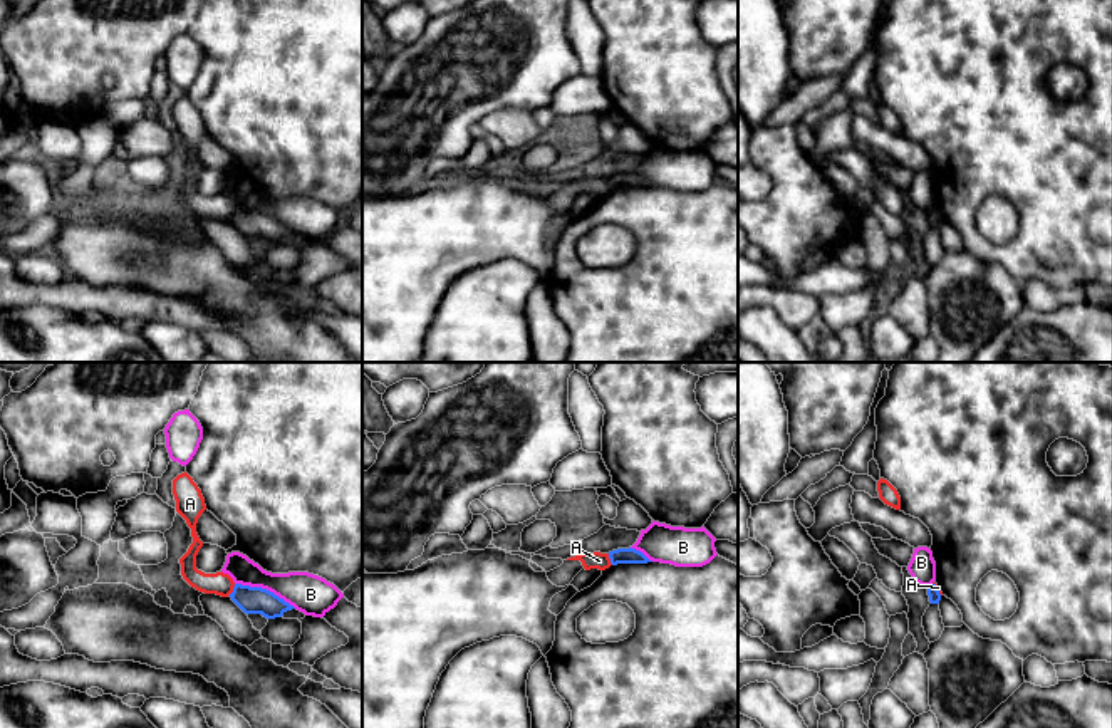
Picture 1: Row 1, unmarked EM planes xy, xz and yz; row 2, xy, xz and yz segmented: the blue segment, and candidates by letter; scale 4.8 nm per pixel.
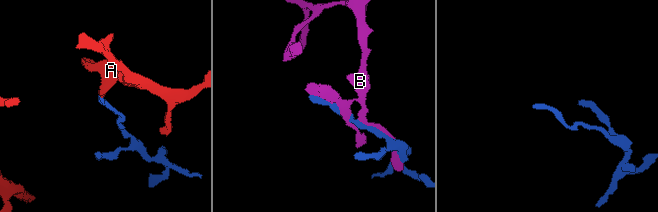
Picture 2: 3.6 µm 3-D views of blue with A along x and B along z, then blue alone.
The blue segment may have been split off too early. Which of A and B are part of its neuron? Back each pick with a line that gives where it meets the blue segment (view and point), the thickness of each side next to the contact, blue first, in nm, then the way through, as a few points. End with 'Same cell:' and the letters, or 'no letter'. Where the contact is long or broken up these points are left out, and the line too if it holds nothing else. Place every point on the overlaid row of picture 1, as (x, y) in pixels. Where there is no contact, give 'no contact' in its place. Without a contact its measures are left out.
Same cell: no letter

